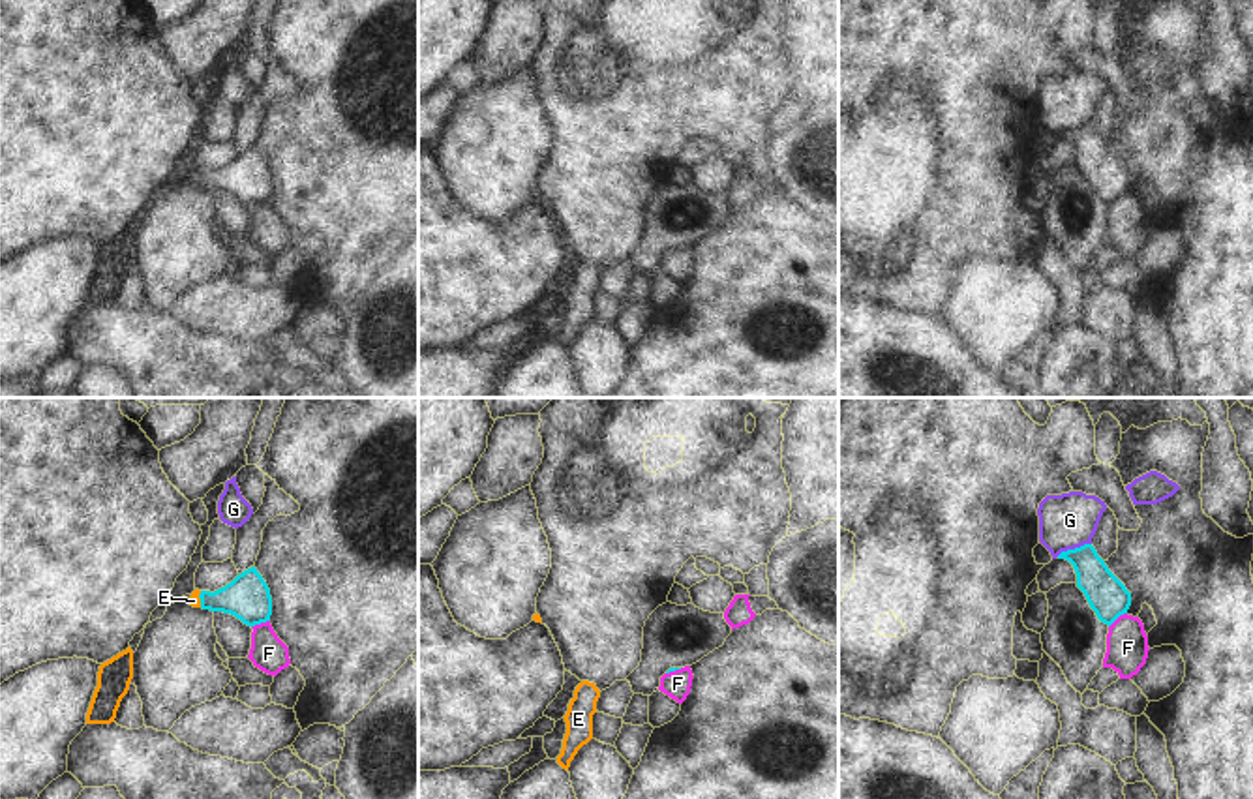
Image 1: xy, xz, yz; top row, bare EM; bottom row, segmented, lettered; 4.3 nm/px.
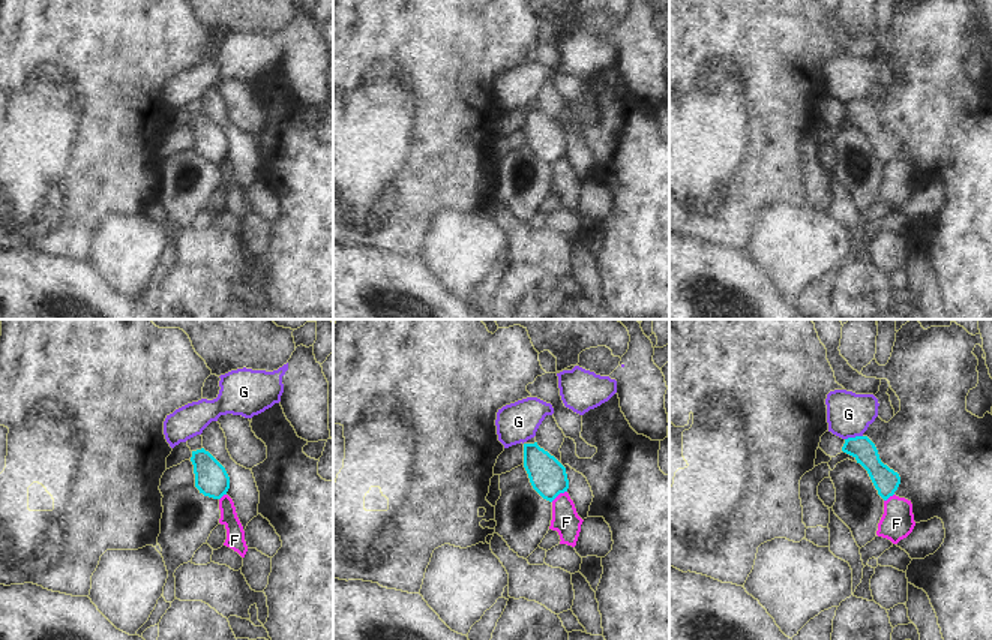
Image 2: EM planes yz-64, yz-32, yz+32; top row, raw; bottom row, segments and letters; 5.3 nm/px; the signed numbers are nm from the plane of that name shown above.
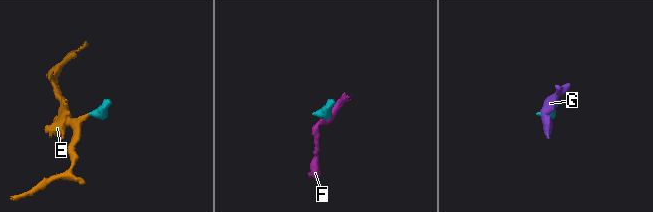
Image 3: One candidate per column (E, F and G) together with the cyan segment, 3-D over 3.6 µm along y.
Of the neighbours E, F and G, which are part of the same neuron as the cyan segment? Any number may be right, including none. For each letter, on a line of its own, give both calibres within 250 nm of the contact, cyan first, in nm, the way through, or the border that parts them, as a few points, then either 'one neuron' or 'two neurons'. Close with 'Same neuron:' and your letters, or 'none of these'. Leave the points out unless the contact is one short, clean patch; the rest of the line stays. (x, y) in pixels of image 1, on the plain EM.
E: 190 nm thick on the cyan side, 50 nm on the other; runs through xy (246, 177), (199, 177), (194, 180); one neuron
F: 190 nm thick on the cyan side, 160 nm on the other; border along xy (269, 199), (252, 207); two neurons
G: 170 nm thick on the cyan side, 240 nm on the other; border along yz (1090, 122), (1062, 130), (1056, 135); two neurons
Same neuron: E

